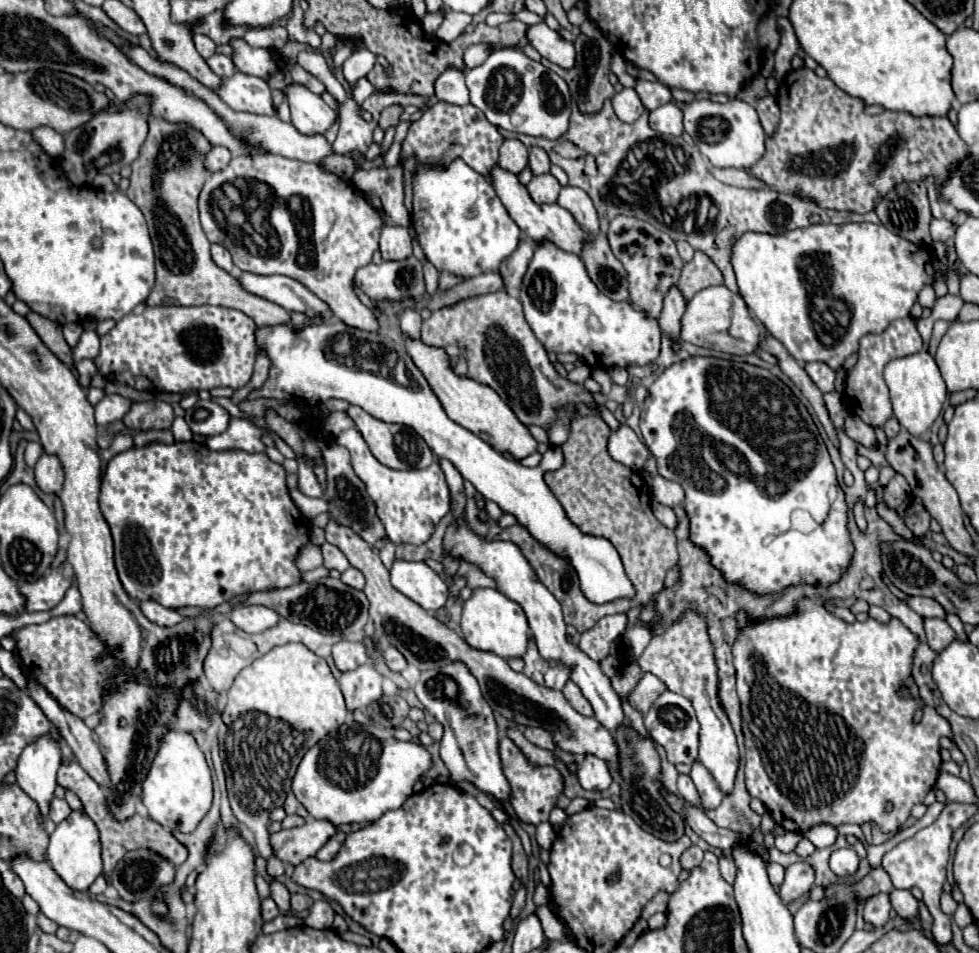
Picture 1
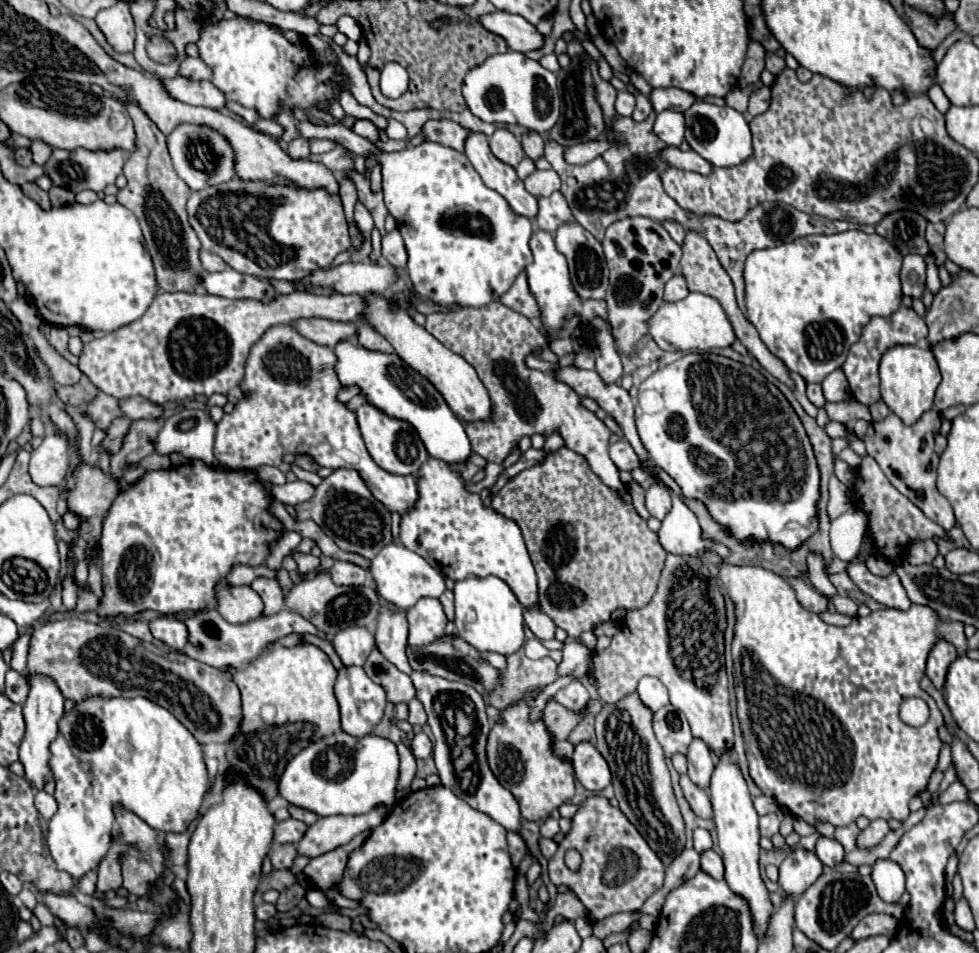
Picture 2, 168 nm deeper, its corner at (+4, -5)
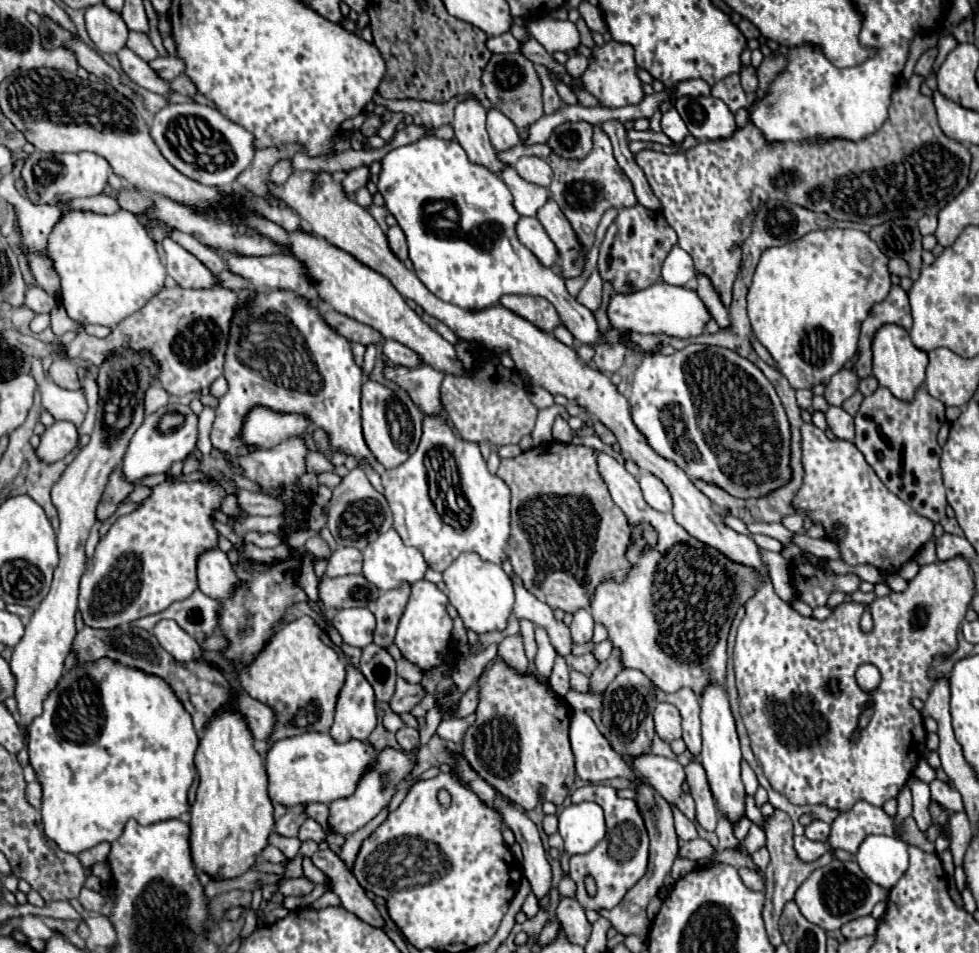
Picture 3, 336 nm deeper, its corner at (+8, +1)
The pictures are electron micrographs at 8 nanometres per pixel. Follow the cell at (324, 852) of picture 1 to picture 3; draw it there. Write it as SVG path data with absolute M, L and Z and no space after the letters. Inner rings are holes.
M318 849L312 855L312 863L330 879L332 891L340 897L342 907L346 911L358 915L362 921L374 927L384 927L384 921L378 915L374 903L366 897L364 889L358 885L356 877L346 867L346 863L340 859L338 853L334 853L332 849Z

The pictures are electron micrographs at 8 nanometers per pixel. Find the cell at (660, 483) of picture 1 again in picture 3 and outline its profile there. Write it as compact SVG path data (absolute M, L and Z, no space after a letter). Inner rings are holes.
M644 473L640 477L640 489L642 489L642 495L646 499L646 503L656 509L656 511L670 511L672 509L672 499L670 499L670 493L666 489L666 485L650 475L650 473Z

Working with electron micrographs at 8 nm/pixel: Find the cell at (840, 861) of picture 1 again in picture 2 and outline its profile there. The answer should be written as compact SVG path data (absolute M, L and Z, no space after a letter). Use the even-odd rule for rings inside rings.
M820 837L820 839L816 841L814 853L816 853L818 859L820 859L824 865L828 865L828 867L840 865L840 863L842 863L842 857L844 857L842 845L840 845L836 839L832 839L832 837Z

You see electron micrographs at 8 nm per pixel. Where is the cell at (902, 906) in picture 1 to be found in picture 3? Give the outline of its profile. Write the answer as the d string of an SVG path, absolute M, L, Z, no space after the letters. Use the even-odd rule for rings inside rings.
M870 835L860 845L856 861L868 879L884 889L892 889L908 869L906 843L896 837Z

